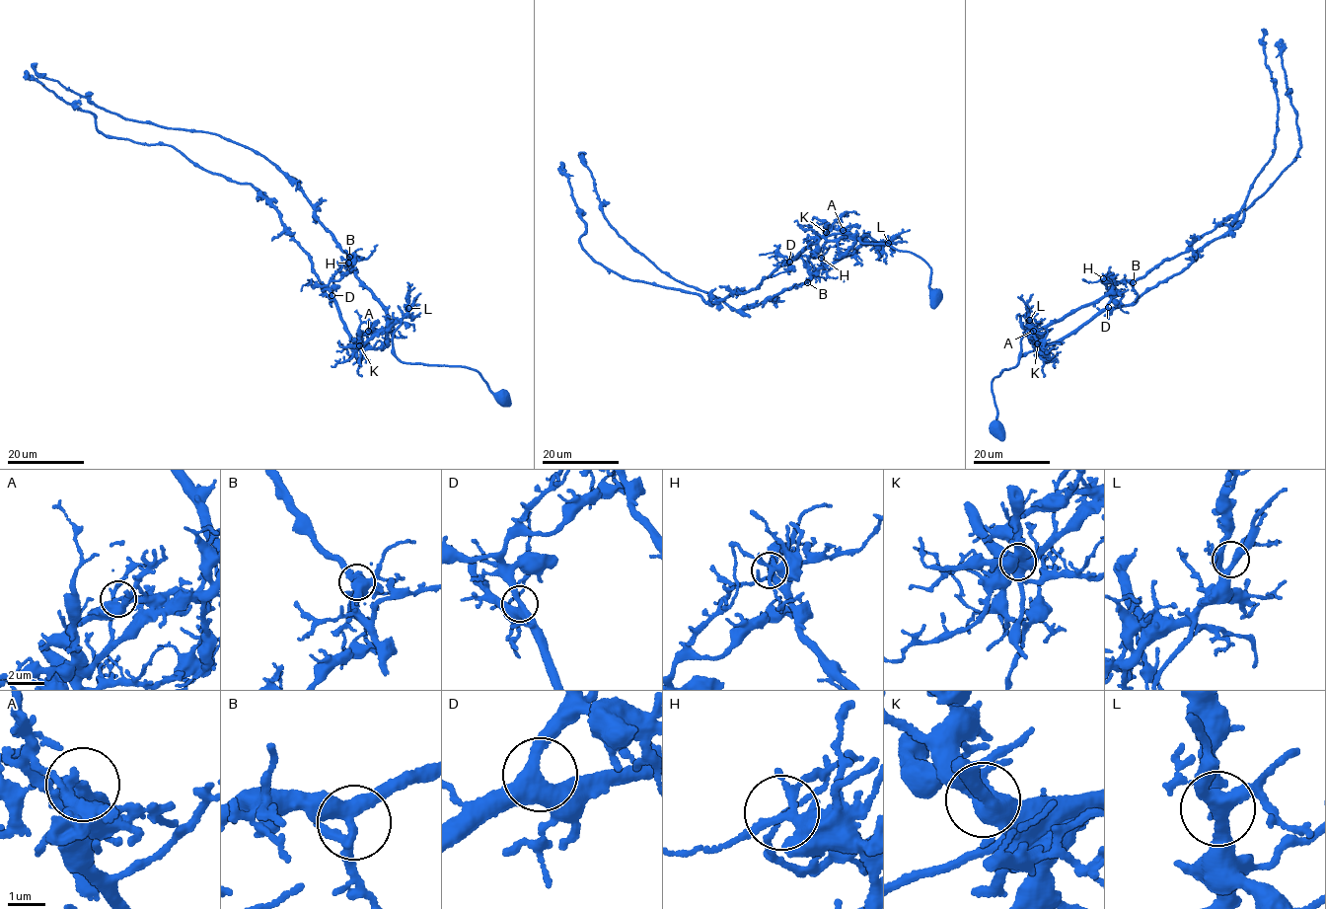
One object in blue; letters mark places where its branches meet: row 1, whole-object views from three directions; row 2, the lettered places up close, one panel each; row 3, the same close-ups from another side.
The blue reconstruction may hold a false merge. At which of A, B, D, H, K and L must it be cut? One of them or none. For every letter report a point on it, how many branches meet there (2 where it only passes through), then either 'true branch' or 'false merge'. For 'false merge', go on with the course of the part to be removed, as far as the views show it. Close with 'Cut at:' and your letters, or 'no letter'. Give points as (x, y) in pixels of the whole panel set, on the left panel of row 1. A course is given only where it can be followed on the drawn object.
A: (368, 331) | 4 | false merge | (368, 331), (359, 344), (350, 340), (307, 254), (257, 189), (167, 144), (108, 136), (94, 114), (26, 71)
B: (349, 257) | 4 | true branch
D: (331, 295) | 3 | true branch
H: (348, 263) | 5 | true branch
K: (359, 345) | 4 | true branch
L: (408, 308) | 4 | true branch
Cut at: A

